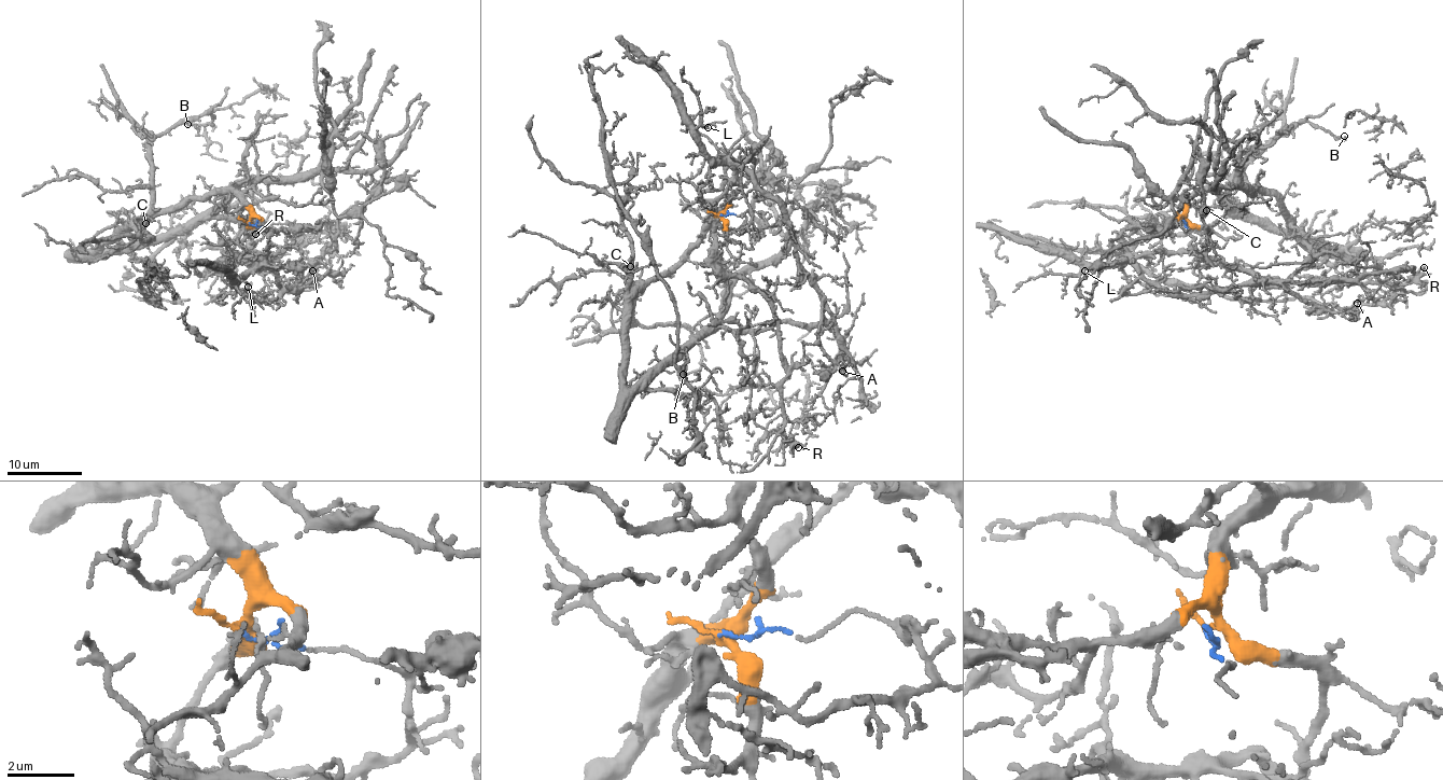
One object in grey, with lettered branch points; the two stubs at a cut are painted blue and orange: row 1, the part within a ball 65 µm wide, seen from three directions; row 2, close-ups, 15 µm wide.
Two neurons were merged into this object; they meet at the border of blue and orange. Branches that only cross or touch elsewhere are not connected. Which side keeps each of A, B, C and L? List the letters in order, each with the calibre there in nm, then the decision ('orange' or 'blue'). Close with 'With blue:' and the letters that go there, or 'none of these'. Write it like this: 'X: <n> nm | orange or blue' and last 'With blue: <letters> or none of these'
A: 90 nm | blue
B: 110 nm | orange
C: 110 nm | orange
L: 120 nm | blue
With blue: A, L

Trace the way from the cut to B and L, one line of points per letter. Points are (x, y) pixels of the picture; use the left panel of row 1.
B: (248, 223), (251, 207), (233, 192), (154, 207), (146, 152), (164, 131), (208, 112), (213, 116), (187, 124)
L: (248, 223), (281, 230), (286, 240), (271, 255), (238, 254), (266, 261), (235, 286), (248, 287)

